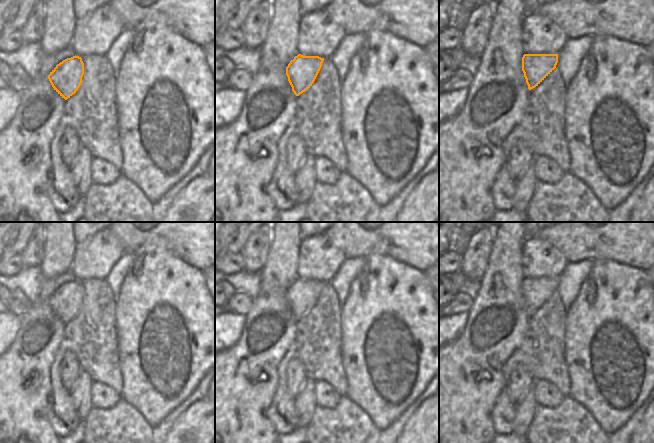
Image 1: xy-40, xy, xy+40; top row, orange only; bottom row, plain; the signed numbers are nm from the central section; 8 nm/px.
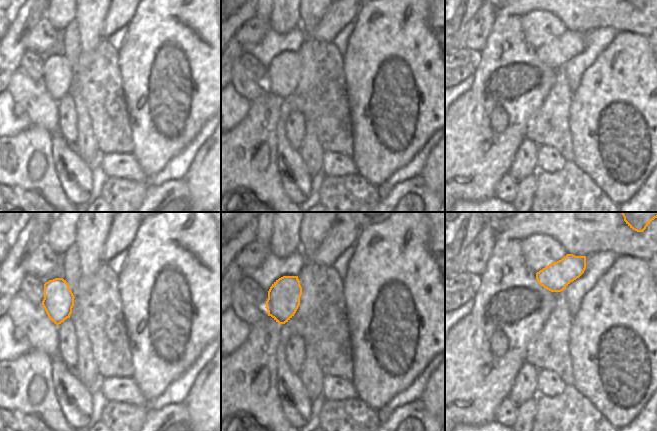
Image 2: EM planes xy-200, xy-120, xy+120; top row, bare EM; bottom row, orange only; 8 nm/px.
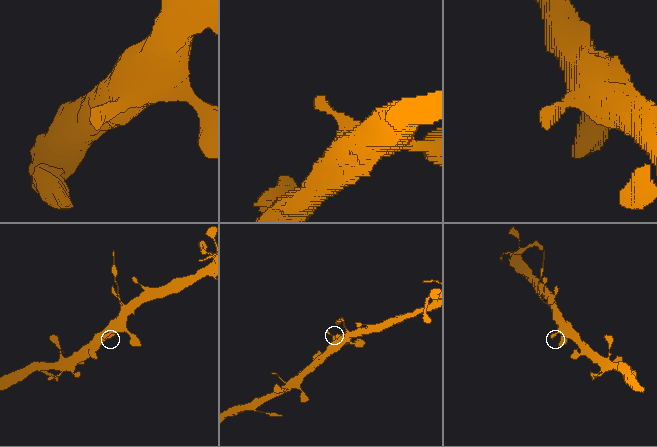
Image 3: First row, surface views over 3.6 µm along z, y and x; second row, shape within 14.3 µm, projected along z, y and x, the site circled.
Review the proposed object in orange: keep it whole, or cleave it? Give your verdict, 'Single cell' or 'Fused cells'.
Single cell.

